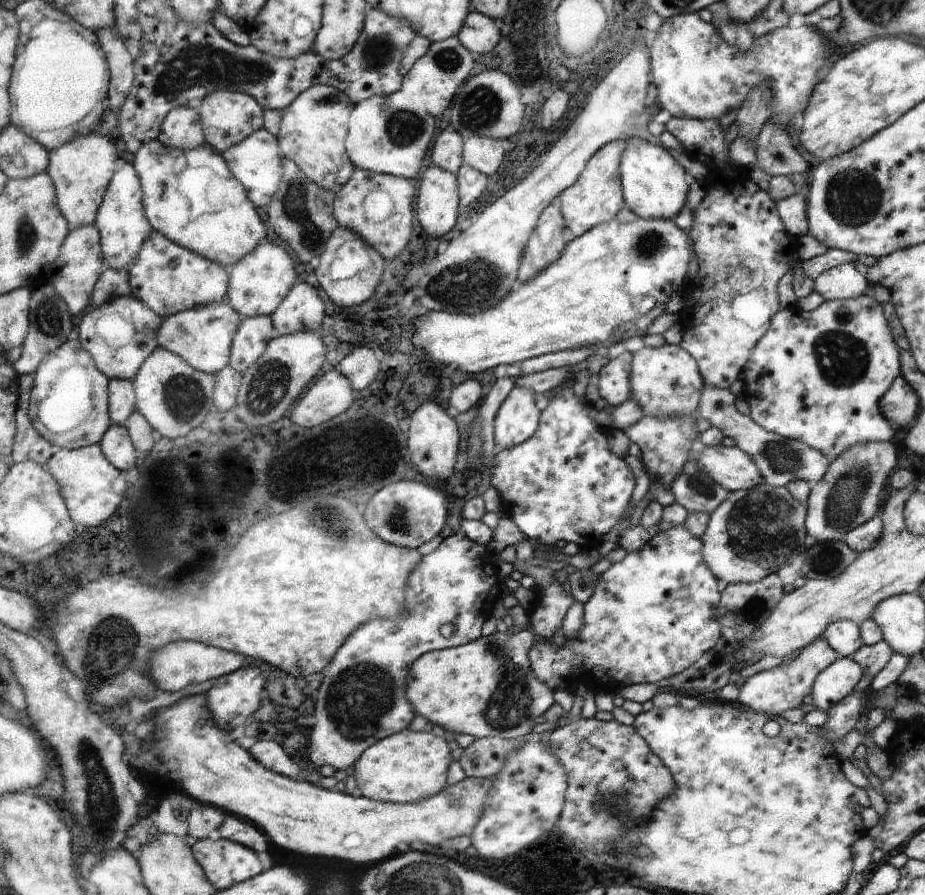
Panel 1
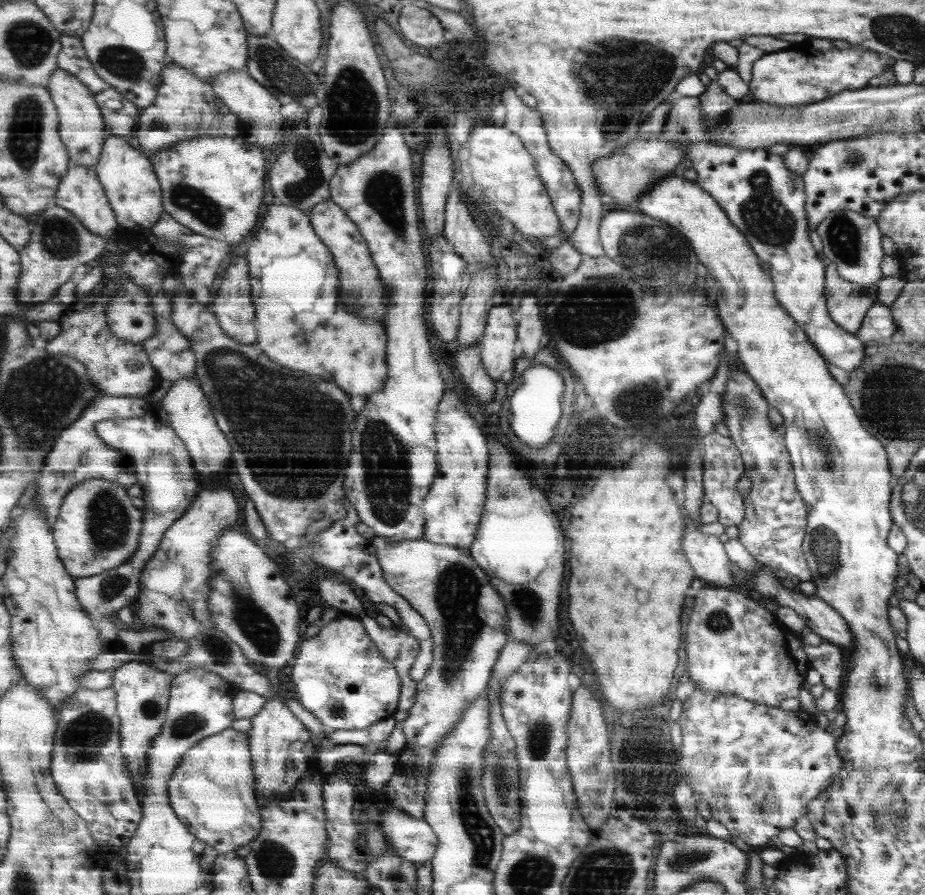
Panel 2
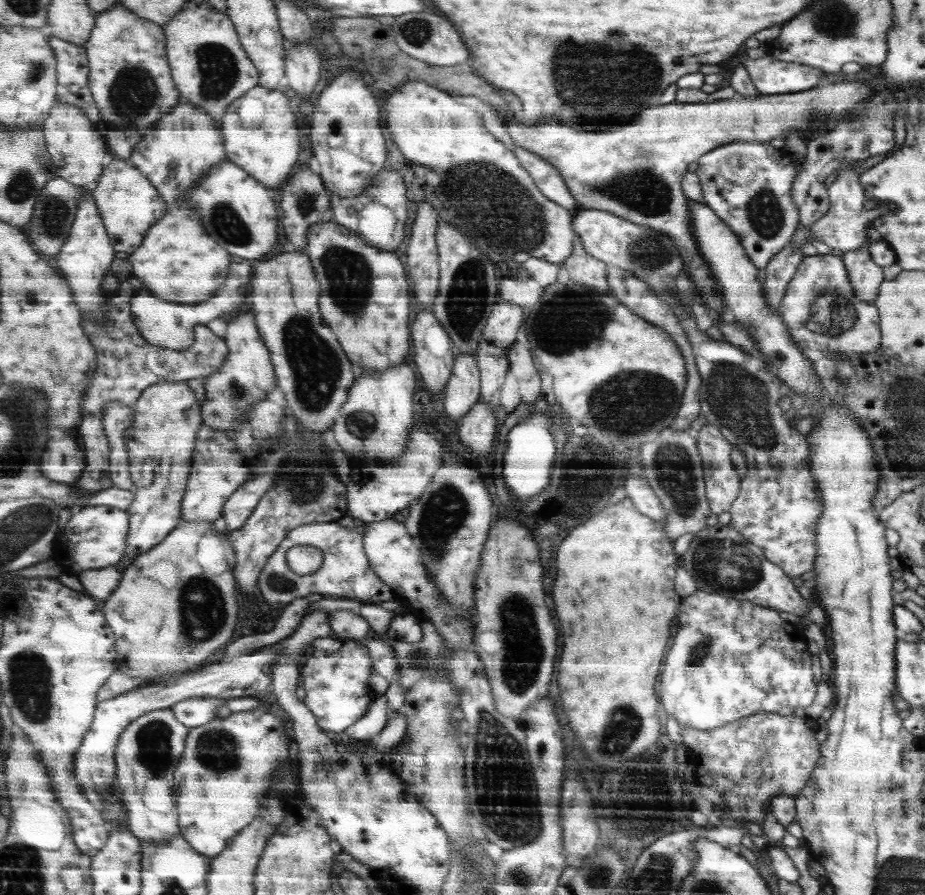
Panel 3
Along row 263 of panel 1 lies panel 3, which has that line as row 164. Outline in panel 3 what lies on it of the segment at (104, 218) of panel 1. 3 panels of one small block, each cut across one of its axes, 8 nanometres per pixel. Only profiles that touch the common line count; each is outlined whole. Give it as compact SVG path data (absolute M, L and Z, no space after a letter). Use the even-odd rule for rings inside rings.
M115 156L115 160L105 168L101 180L93 186L93 194L97 196L97 204L105 216L105 226L109 236L113 236L113 246L117 248L119 256L127 256L139 250L143 238L149 230L169 214L169 202L161 196L161 190L149 180L149 176L131 164L131 160Z

